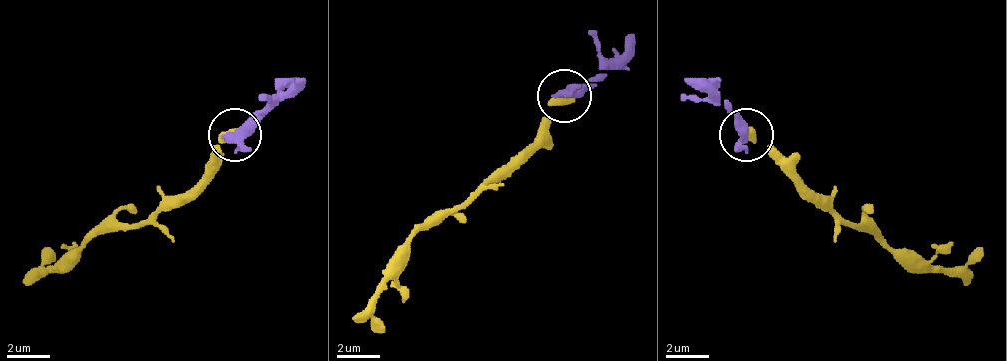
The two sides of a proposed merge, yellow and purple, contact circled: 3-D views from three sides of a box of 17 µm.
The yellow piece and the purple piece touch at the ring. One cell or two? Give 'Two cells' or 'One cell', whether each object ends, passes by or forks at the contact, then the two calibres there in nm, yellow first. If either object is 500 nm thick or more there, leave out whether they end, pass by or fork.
One cell. Thickness 400 nm (yellow) against 600 nm

